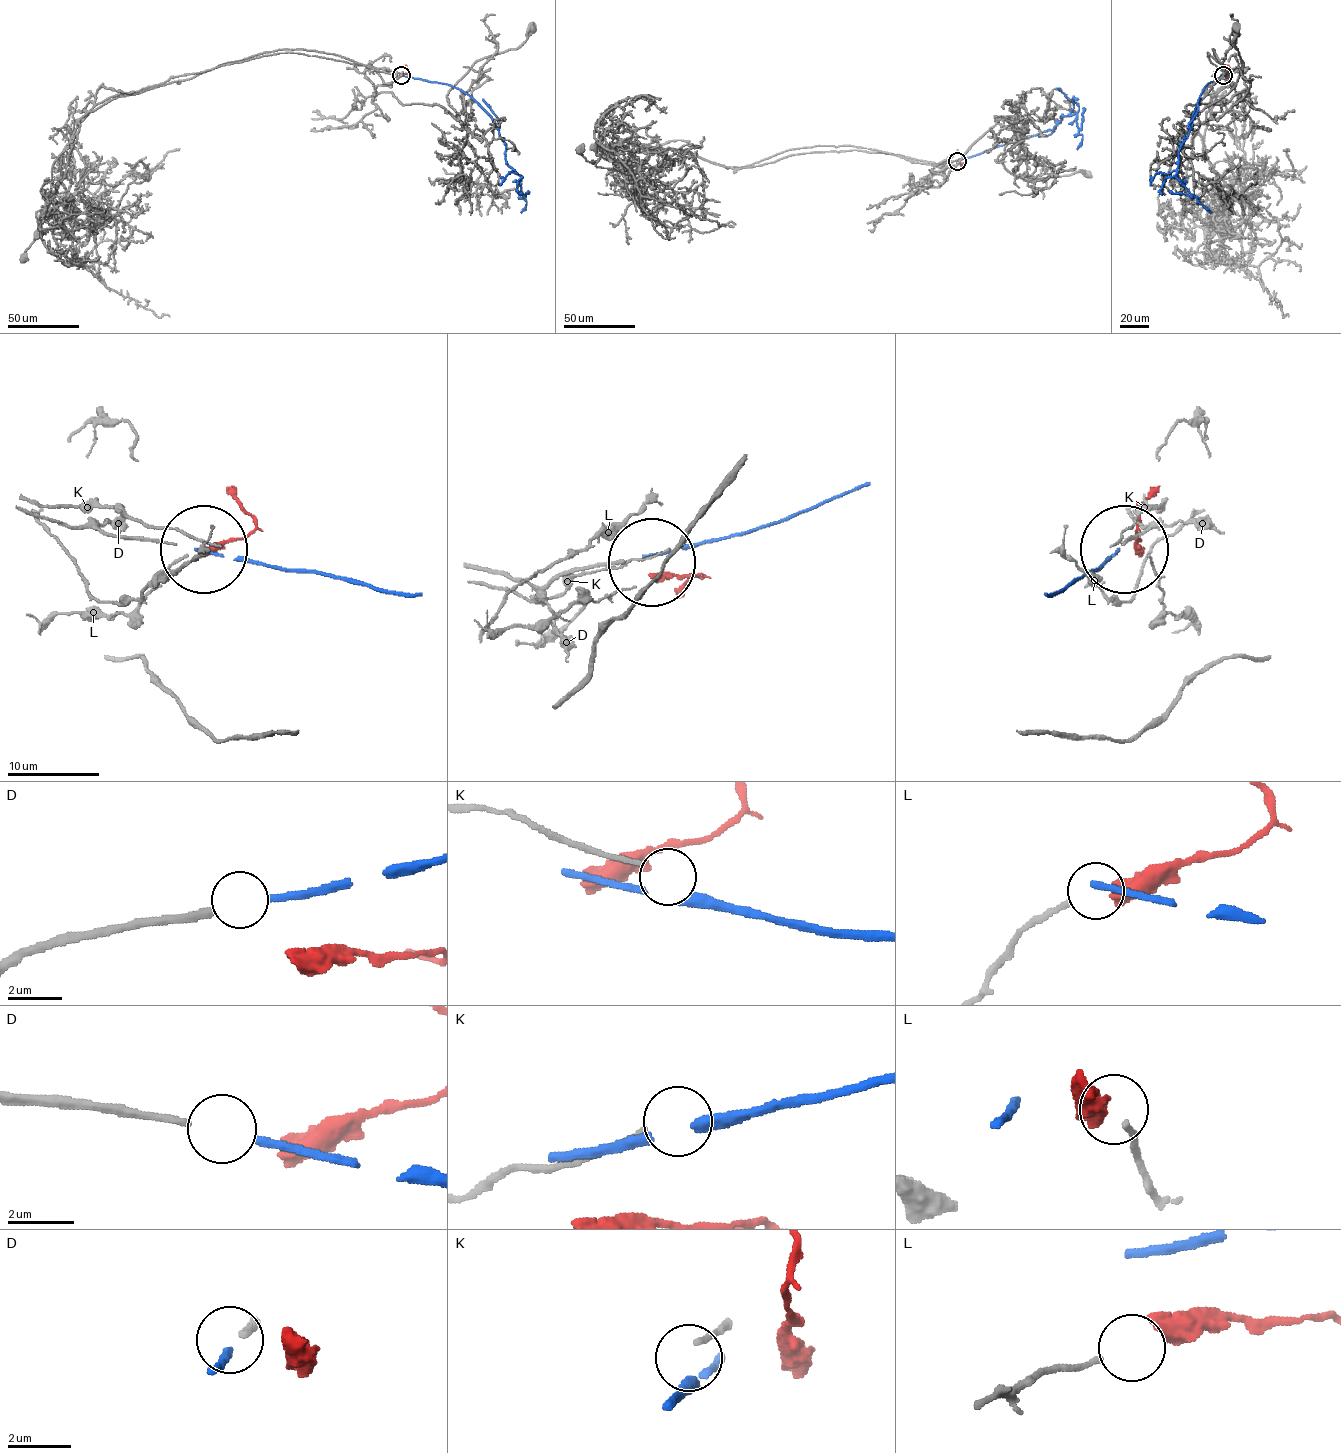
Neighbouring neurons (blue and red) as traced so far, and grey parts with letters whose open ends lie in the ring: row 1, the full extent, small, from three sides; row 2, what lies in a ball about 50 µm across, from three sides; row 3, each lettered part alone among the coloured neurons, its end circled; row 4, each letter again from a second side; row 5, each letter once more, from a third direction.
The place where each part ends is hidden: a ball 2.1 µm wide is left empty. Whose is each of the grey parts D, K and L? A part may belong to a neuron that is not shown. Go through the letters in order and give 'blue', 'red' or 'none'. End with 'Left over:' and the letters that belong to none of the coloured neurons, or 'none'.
D: blue
K: none
L: red
Left over: K

